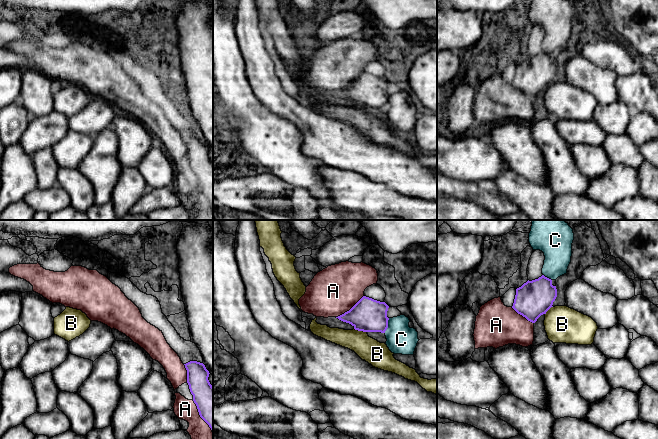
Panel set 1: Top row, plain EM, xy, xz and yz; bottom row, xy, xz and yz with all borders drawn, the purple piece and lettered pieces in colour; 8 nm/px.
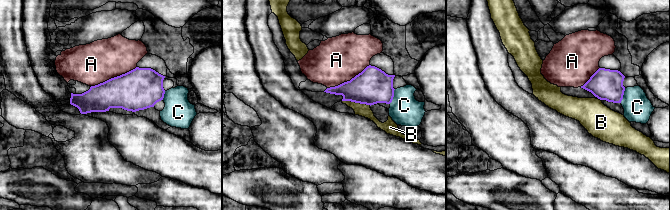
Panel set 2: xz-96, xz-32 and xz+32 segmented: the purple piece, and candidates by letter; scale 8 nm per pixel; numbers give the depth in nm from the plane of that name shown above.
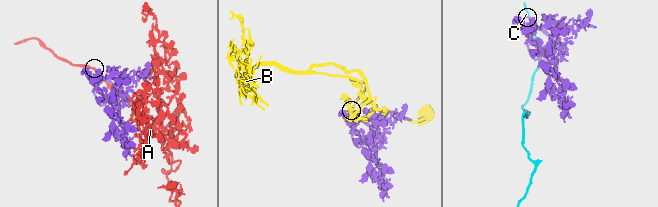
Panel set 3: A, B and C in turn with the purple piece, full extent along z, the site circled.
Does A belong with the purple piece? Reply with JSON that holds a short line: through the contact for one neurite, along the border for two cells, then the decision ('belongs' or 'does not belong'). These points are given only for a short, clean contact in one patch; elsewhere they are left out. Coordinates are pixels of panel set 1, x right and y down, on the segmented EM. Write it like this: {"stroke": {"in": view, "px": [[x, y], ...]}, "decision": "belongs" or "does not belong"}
{"decision": "belongs"}

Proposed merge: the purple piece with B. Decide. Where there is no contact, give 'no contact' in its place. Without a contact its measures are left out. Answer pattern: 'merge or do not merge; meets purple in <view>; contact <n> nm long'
do not merge; meets purple in xz; contact 110 nm long

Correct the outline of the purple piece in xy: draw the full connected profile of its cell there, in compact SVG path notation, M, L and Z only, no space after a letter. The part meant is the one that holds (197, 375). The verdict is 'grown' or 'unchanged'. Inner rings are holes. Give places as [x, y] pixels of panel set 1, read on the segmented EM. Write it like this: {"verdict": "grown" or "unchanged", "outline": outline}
{"verdict": "unchanged", "outline": "M197 361L184 365L187 370L187 383L199 415L213 432L213 386L208 380L210 373L203 363Z"}

